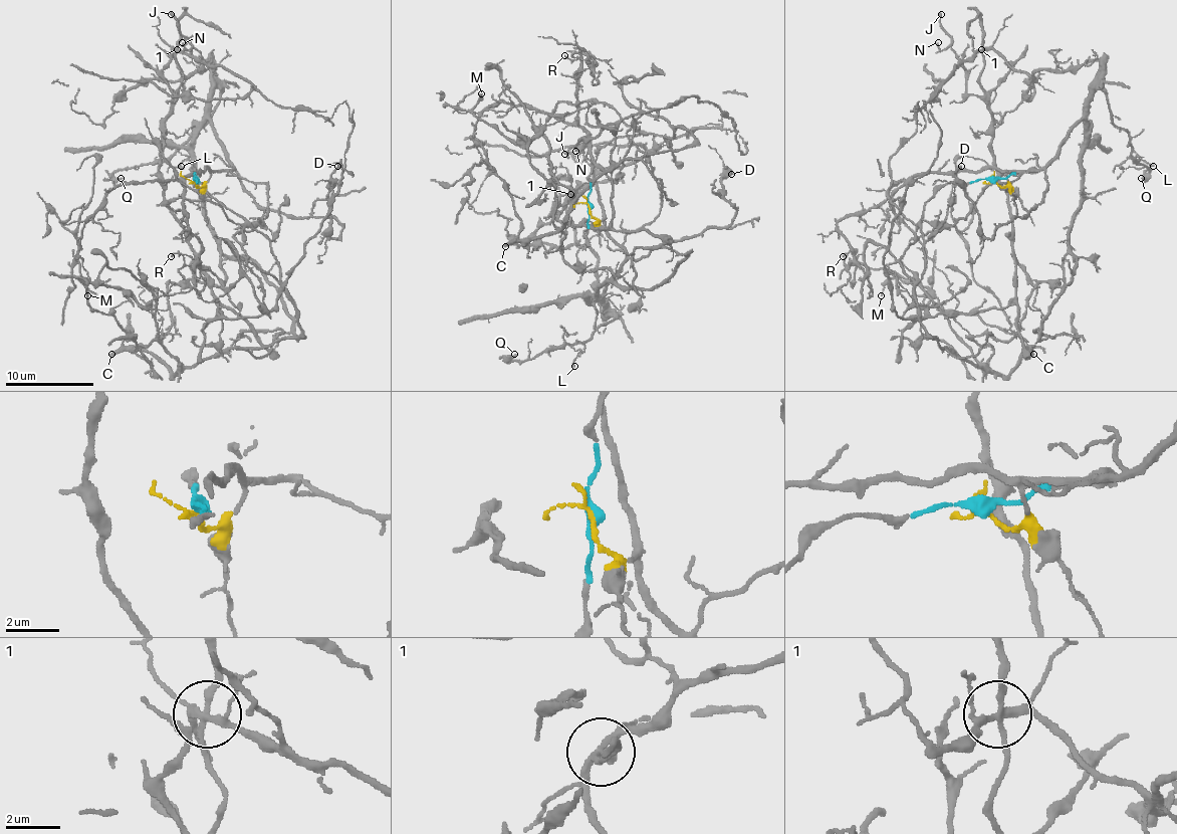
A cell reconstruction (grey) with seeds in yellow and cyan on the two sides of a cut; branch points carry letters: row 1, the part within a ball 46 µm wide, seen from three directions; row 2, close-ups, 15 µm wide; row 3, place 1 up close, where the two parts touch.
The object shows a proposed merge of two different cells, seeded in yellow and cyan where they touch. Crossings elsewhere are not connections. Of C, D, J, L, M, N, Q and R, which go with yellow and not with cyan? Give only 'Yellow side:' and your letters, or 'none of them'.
Yellow side: D, J, L, N, Q, R

